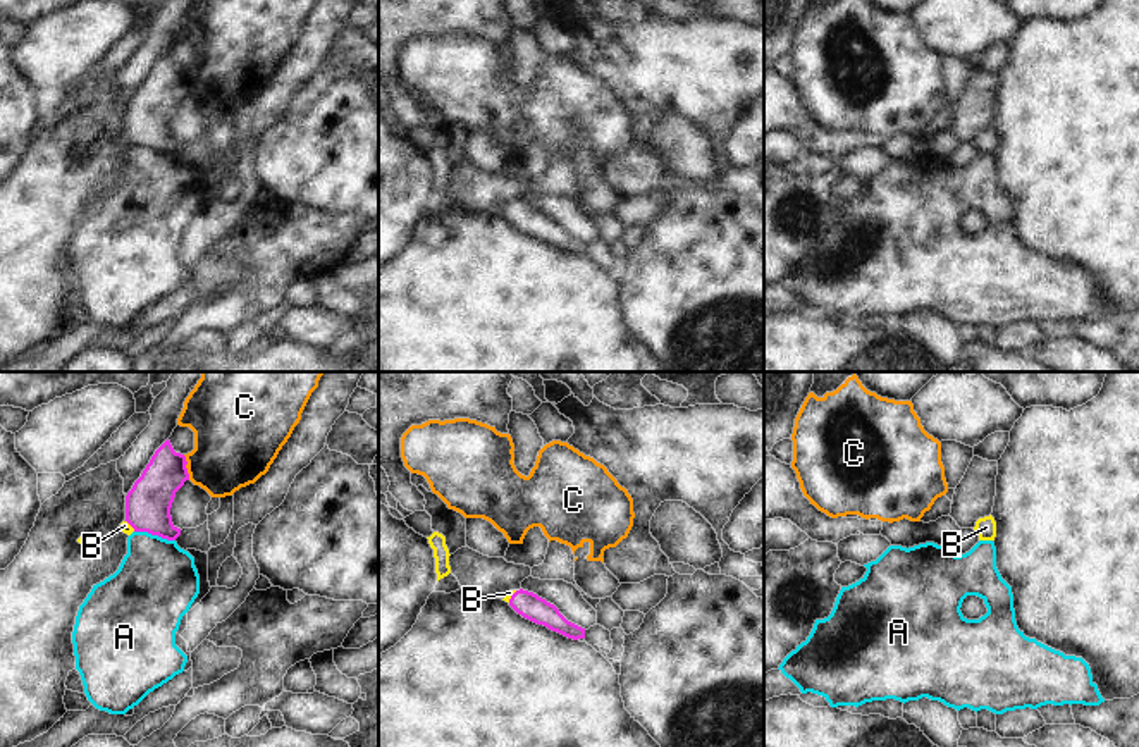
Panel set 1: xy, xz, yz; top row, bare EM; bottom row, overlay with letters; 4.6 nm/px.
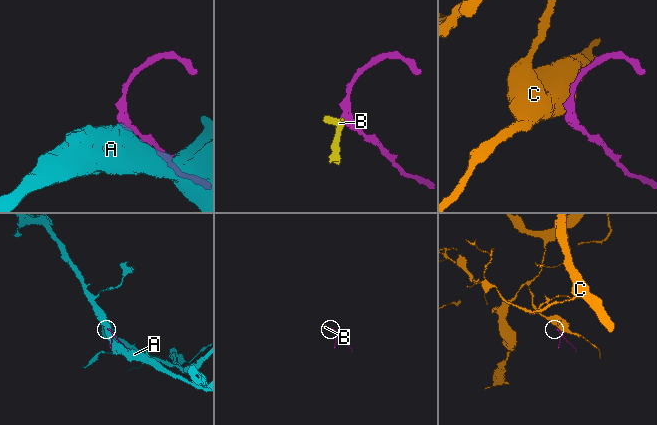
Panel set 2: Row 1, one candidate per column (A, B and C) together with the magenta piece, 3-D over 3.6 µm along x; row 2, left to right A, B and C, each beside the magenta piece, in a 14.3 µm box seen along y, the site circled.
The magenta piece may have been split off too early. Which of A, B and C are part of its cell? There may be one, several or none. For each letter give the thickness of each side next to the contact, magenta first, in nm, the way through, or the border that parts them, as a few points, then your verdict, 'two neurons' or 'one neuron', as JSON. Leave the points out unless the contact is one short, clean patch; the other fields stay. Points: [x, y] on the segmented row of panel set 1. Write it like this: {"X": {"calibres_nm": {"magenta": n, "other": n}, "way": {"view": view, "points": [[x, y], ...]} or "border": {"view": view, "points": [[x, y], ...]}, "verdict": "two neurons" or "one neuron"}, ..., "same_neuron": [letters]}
{"A": {"calibres_nm": {"magenta": 220, "other": 380}, "verdict": "two neurons"}, "B": {"calibres_nm": {"magenta": 120, "other": 20}, "way": {"view": "xz", "points": [[529, 605], [511, 596], [510, 592]]}, "verdict": "one neuron"}, "C": {"calibres_nm": {"magenta": 220, "other": 360}, "verdict": "two neurons"}, "same_neuron": ["B"]}

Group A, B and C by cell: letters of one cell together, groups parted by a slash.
A / B / C

